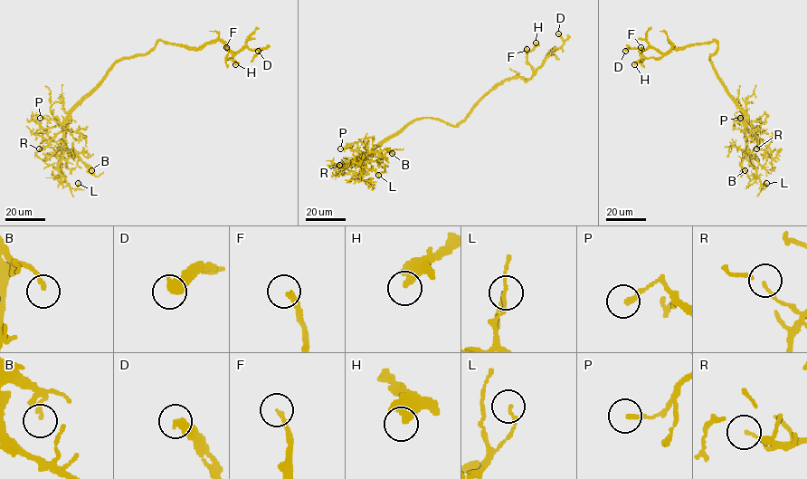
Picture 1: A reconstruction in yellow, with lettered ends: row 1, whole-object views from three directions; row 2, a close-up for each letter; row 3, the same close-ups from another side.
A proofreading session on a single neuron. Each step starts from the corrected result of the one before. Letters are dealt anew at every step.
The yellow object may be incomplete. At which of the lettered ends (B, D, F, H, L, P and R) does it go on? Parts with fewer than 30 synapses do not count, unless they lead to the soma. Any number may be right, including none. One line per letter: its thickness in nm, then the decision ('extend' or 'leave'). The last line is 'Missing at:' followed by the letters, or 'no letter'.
B: calibre 180 nm; leave
D: calibre 440 nm; leave
F: calibre 200 nm; leave
H: calibre 360 nm; leave
L: calibre 150 nm; leave
P: calibre 200 nm; leave
R: calibre 120 nm; leave
Missing at: no letter

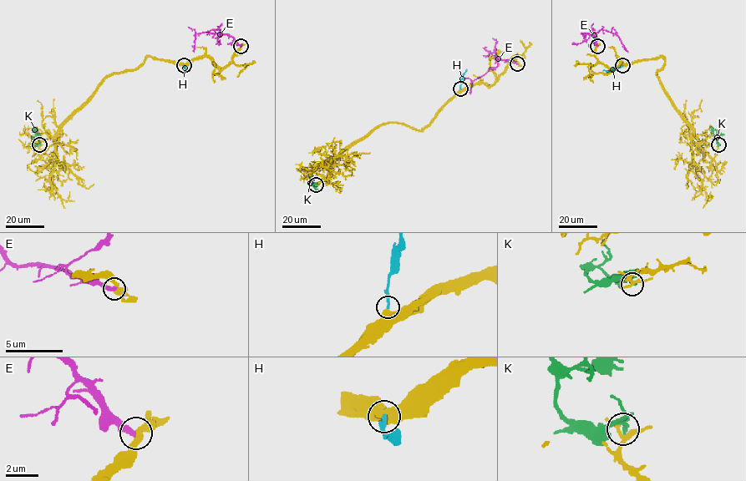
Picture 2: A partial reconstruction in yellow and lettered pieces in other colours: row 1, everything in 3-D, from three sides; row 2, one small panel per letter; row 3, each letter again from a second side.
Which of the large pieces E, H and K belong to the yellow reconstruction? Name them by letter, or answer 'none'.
H

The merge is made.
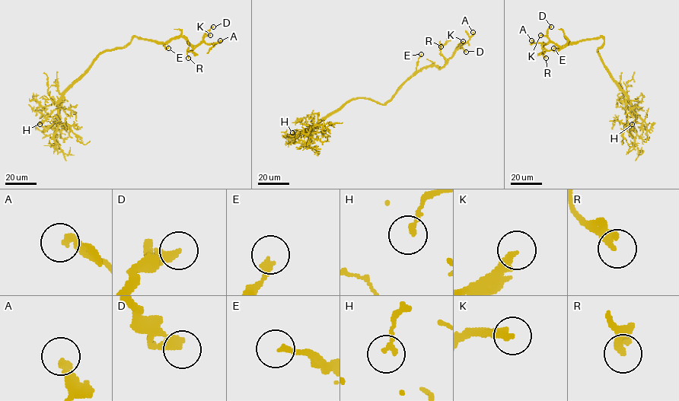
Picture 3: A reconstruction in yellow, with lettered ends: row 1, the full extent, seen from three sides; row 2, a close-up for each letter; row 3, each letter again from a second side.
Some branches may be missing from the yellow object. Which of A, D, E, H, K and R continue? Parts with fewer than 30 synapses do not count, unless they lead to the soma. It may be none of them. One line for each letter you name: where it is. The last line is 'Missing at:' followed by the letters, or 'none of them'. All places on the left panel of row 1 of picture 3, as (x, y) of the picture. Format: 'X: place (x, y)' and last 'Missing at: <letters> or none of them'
D: place (213, 27)
K: place (210, 35)
Missing at: D, K

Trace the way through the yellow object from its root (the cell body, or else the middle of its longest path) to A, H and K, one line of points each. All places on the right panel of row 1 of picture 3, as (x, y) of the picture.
A: (597, 50), (604, 41), (600, 36), (572, 42), (565, 36), (567, 43), (562, 46), (531, 40)
H: (597, 50), (604, 68), (626, 97), (626, 107), (635, 117), (632, 124)
K: (597, 50), (604, 41), (600, 36), (572, 42), (565, 36), (567, 43), (558, 46), (546, 36), (540, 35)

